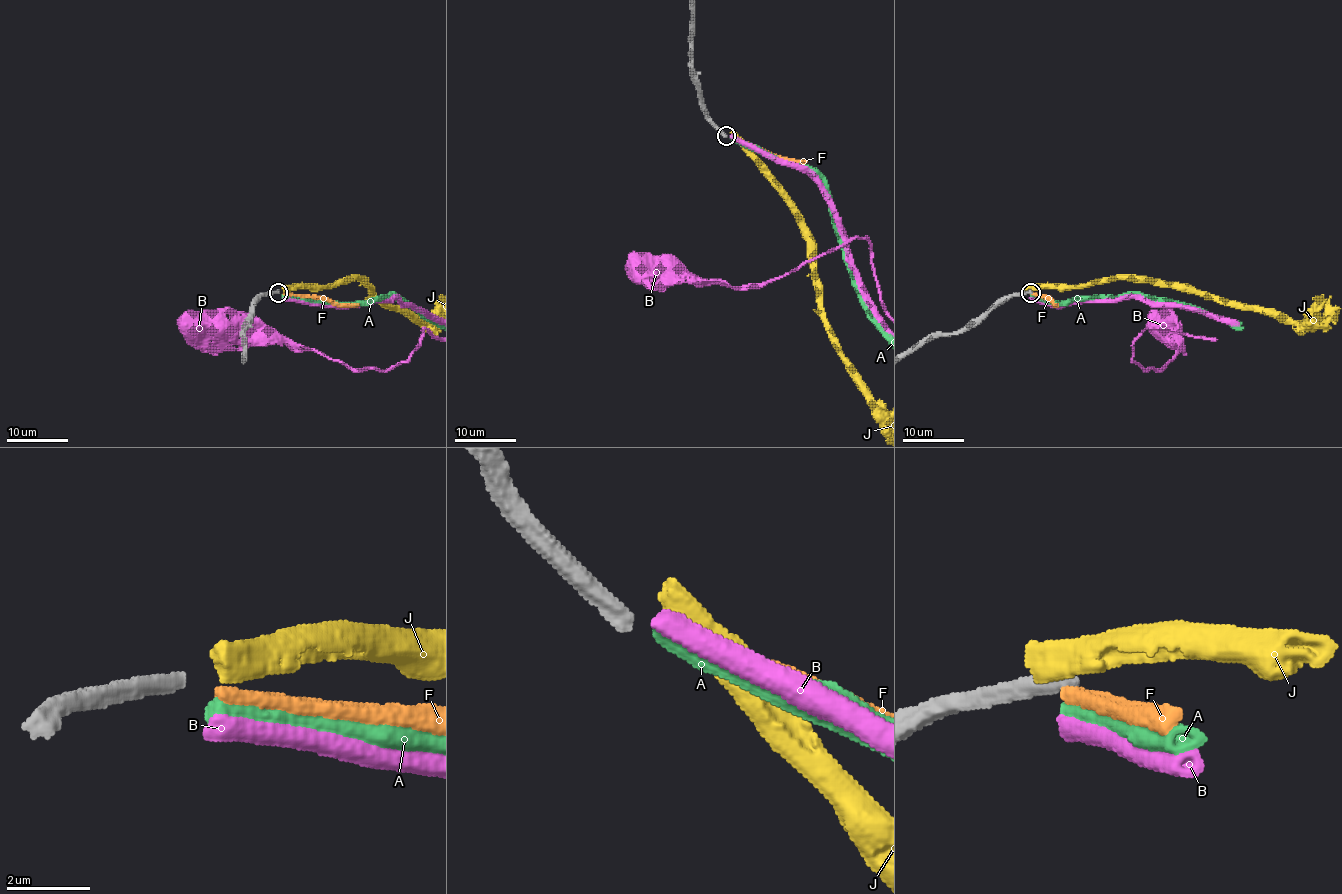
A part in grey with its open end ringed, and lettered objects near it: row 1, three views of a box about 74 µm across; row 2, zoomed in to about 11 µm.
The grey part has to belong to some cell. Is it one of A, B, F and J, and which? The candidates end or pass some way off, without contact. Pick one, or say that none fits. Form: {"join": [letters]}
{"join": ["F"]}

